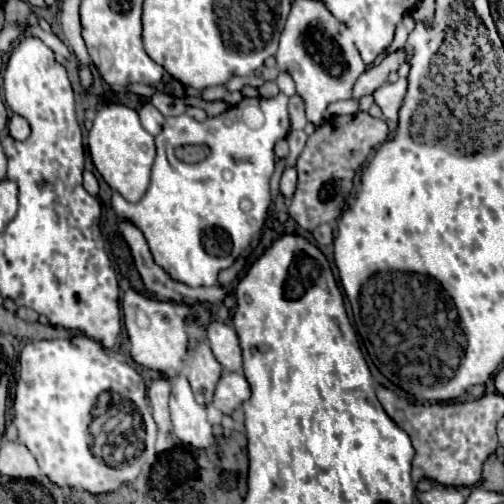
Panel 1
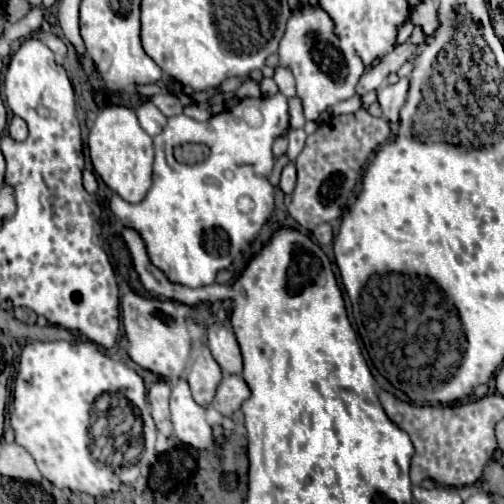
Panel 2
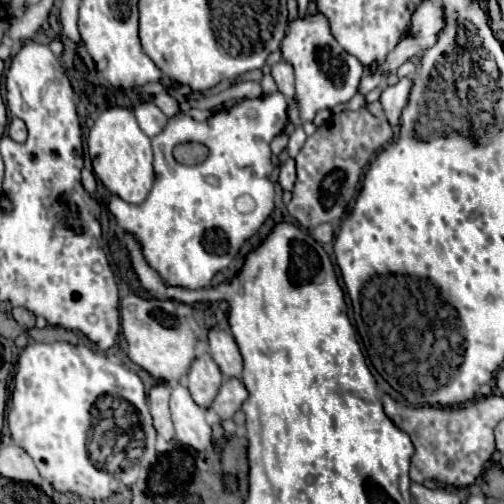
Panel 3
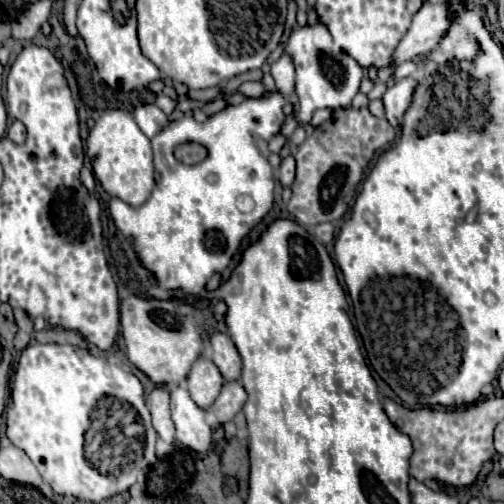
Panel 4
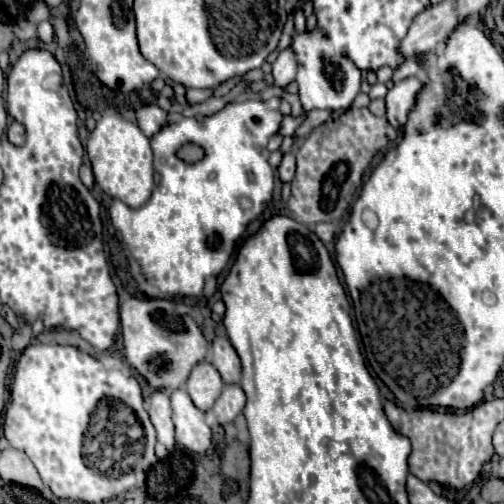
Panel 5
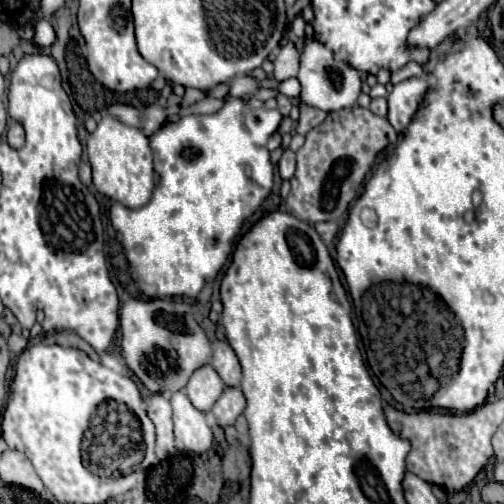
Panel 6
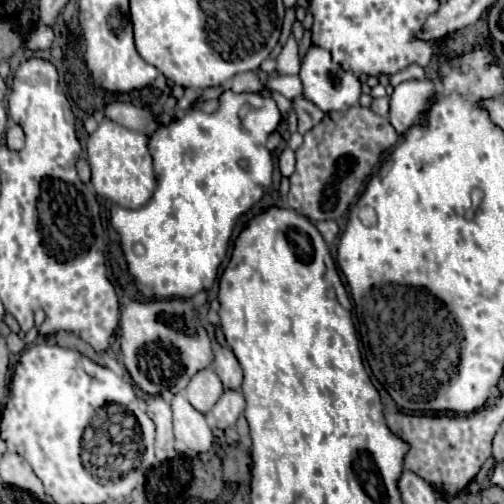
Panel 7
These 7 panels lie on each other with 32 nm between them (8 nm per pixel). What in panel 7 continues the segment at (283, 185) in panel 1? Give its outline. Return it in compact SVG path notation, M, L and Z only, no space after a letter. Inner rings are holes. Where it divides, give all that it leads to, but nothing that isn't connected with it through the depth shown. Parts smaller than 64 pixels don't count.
M286 146L280 154L280 172L282 172L282 176L290 176L294 172L294 164L296 164L294 152Z

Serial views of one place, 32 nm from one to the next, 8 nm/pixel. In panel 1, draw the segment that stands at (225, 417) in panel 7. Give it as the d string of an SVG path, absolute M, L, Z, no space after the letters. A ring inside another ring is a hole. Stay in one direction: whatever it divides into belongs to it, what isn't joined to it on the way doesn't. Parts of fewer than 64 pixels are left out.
M224 372L214 394L214 406L222 414L232 414L236 408L242 406L244 400L250 398L250 386L240 372Z

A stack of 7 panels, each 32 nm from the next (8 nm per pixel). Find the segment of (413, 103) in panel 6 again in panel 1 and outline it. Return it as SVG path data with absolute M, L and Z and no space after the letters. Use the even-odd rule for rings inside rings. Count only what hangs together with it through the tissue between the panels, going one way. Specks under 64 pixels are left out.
M400 78L398 82L394 82L394 84L384 84L382 88L378 88L378 90L374 92L376 104L382 108L382 114L384 114L386 120L390 120L390 122L396 122L396 120L398 120L398 110L400 110L400 106L402 106L406 88L408 88L406 78Z

